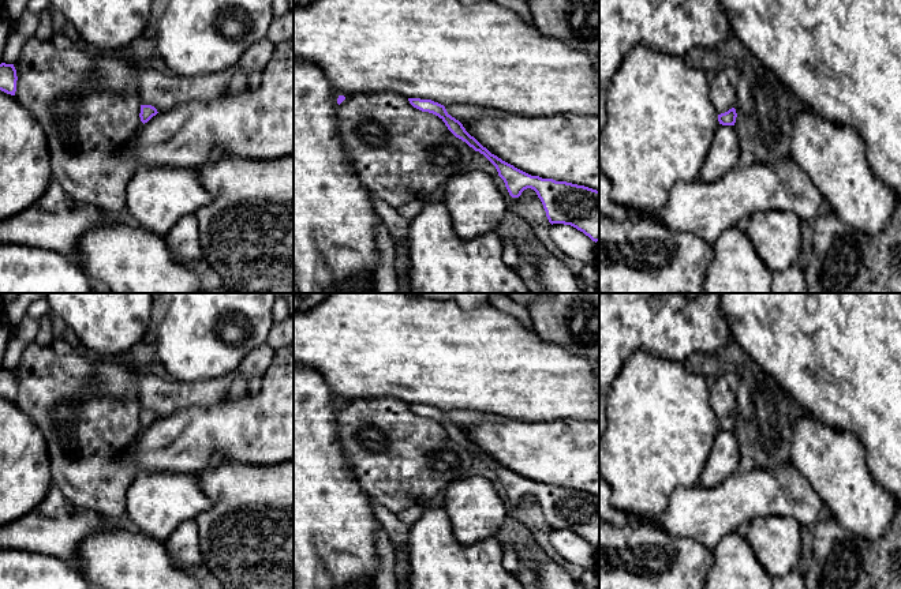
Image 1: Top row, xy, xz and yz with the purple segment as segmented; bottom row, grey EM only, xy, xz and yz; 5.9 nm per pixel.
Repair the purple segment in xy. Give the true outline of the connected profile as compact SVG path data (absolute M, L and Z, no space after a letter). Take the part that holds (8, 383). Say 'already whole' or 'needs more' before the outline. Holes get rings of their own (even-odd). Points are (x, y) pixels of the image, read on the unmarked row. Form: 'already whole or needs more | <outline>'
already whole | M1 368L0 369L0 395L7 399L15 401L16 386L18 386L18 382L16 382L16 375L14 369Z

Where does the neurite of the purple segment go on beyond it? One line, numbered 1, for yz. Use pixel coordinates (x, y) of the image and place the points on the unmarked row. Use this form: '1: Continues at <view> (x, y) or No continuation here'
1: No continuation here

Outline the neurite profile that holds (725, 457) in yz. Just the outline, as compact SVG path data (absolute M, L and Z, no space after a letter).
M719 429L699 479L699 487L714 488L739 470L743 453L734 431Z

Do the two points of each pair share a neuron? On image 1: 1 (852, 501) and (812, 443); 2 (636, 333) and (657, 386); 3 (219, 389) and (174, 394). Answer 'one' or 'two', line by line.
1: one
2: two
3: one

